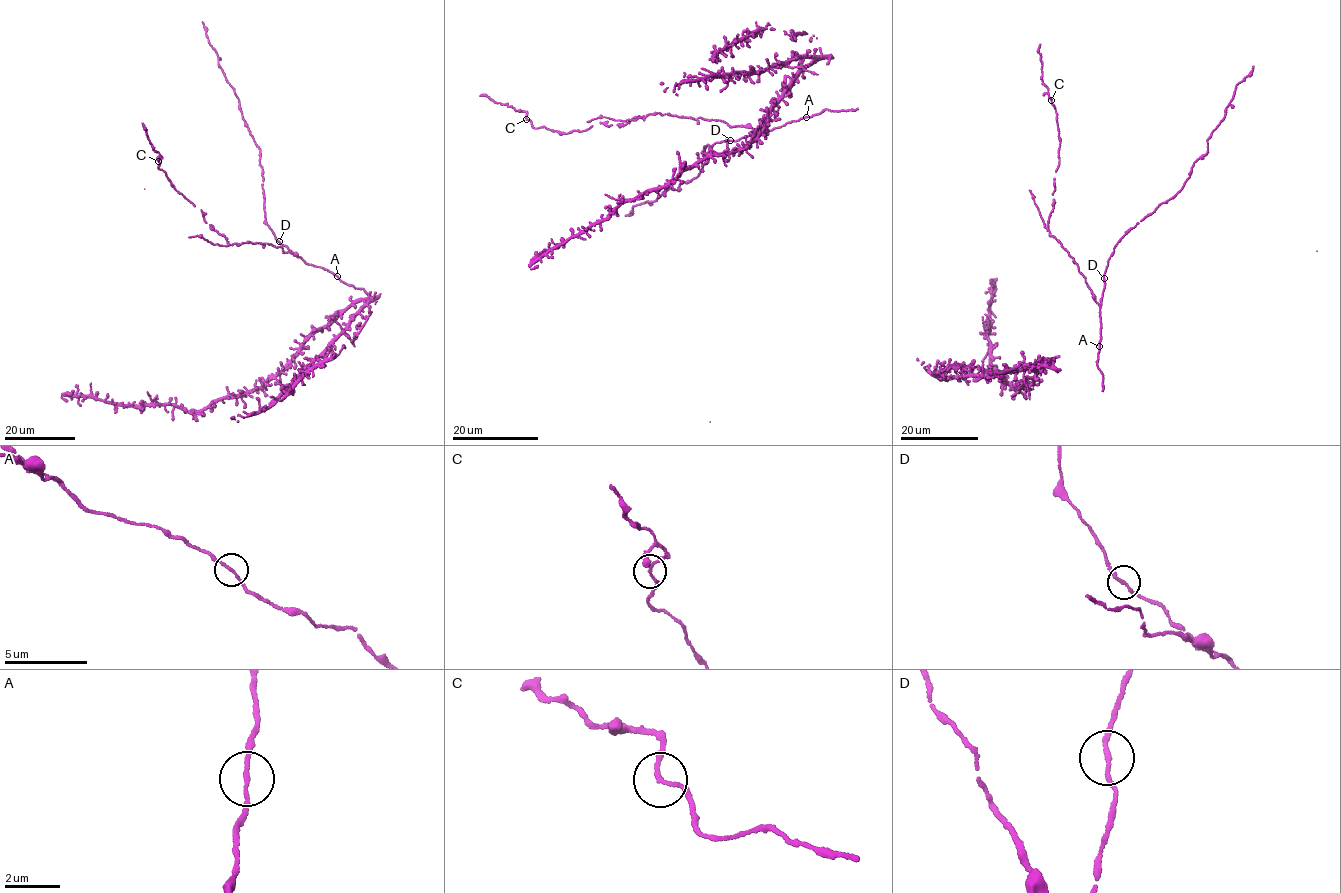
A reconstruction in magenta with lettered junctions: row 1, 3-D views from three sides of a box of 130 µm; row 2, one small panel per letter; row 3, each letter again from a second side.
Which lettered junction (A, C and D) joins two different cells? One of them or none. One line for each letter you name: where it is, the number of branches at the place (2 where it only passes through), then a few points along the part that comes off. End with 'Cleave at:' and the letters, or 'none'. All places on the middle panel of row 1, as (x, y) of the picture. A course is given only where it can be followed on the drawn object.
Cleave at: none

